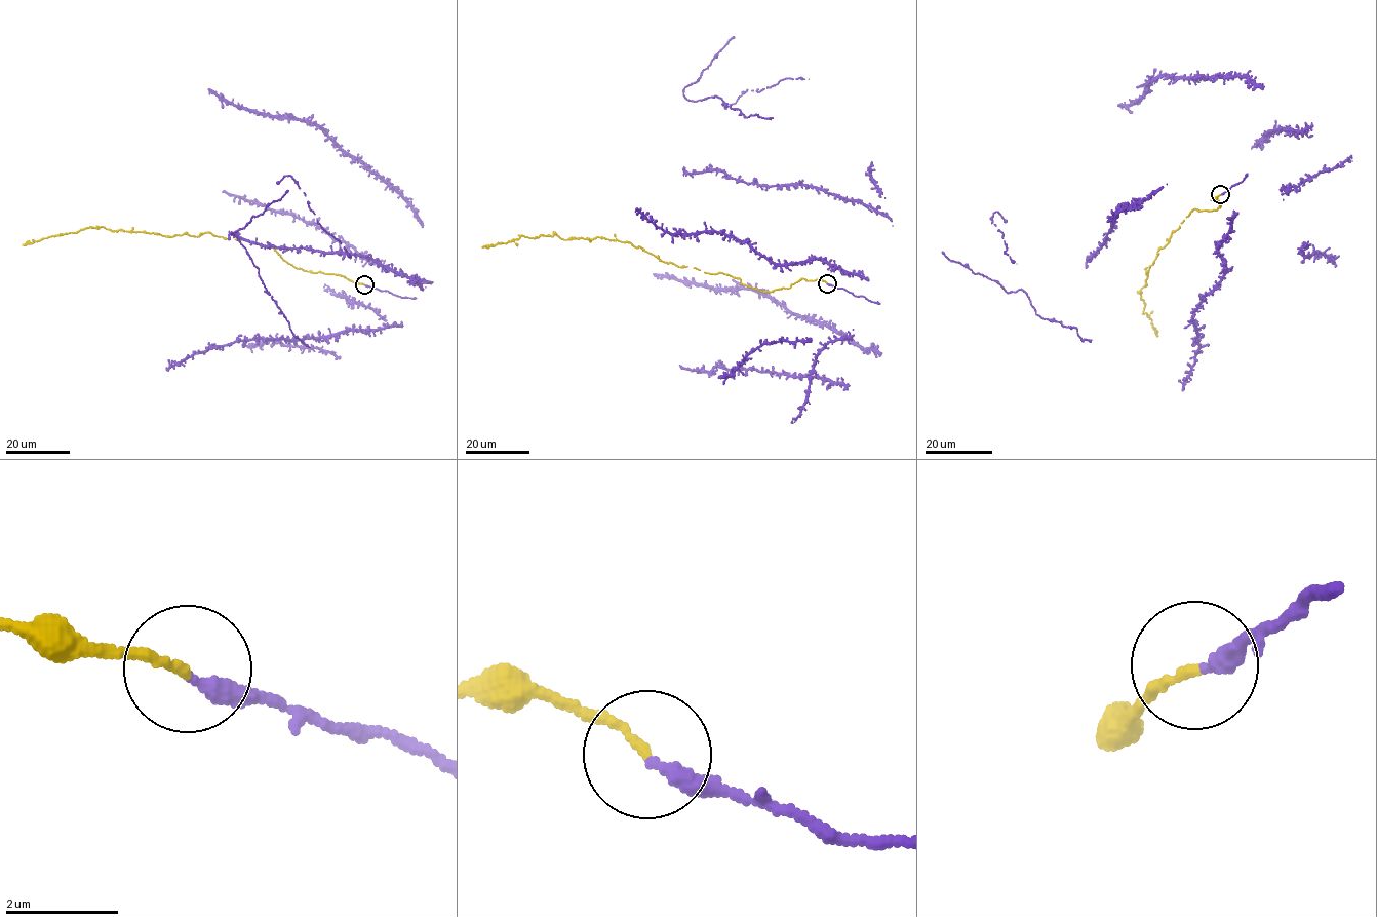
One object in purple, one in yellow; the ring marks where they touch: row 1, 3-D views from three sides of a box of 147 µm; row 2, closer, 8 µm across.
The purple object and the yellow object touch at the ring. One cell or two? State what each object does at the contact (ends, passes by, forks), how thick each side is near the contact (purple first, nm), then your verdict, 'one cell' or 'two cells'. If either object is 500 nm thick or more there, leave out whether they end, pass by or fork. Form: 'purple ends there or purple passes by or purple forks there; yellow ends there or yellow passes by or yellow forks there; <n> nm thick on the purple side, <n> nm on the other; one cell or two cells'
purple ends there; yellow ends there; 260 nm thick on the purple side, 140 nm on the other; one cell

